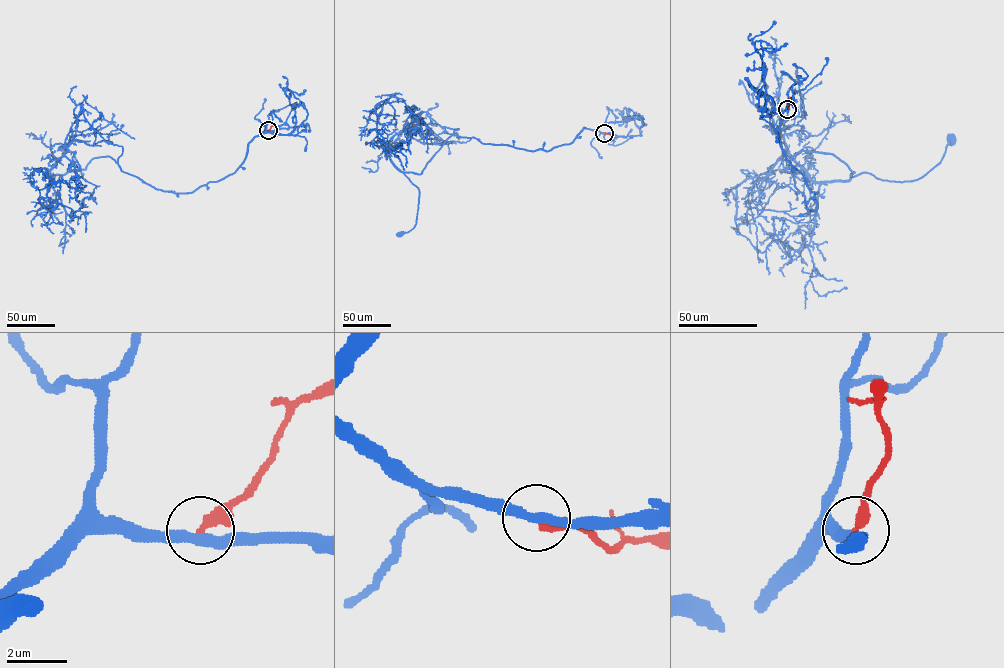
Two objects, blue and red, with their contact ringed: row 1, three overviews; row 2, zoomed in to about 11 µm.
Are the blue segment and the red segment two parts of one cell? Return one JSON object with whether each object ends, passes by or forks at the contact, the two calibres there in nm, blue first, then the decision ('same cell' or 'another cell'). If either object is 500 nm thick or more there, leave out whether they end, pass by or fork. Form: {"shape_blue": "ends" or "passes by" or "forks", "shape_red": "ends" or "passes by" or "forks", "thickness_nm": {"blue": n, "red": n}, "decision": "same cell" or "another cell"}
{"shape_blue": "passes by", "shape_red": "ends", "thickness_nm": {"blue": 340, "red": 320}, "decision": "another cell"}

